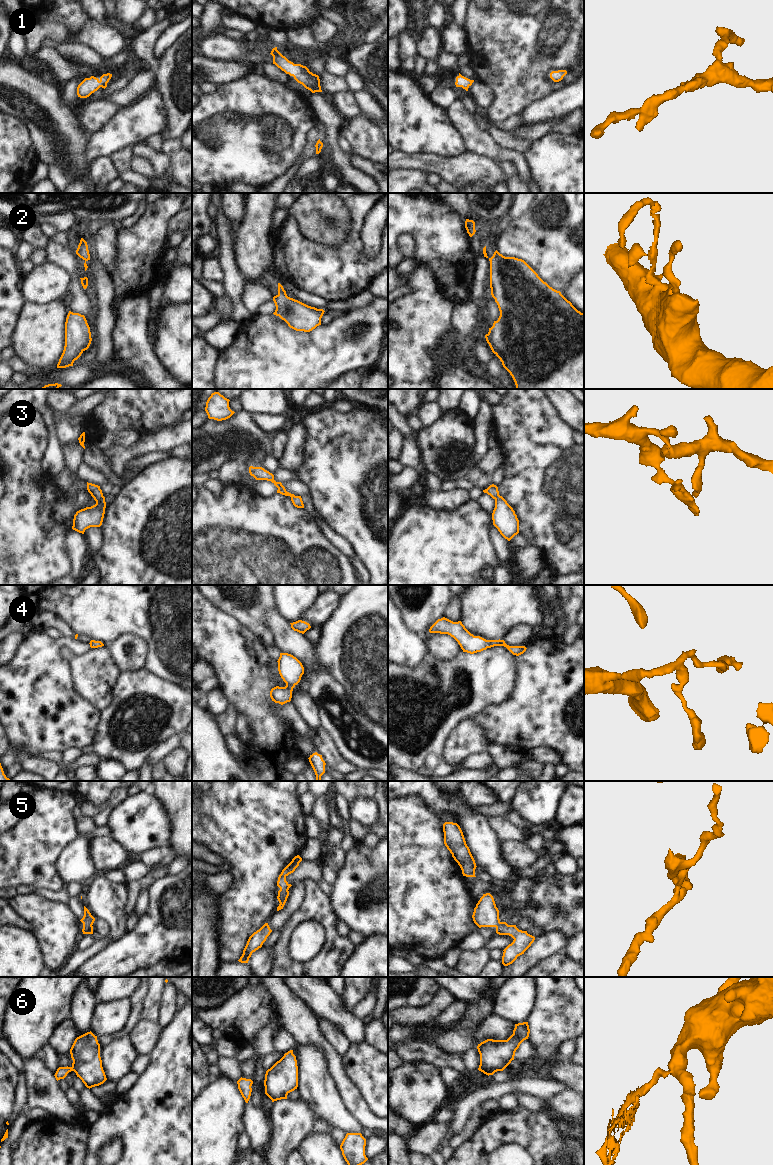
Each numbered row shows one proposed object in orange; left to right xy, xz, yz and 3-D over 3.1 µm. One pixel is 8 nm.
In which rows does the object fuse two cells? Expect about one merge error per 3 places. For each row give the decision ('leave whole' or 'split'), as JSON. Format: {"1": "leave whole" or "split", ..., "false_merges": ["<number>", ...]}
{"1": "leave whole", "2": "leave whole", "3": "leave whole", "4": "leave whole", "5": "leave whole", "6": "split", "false_merges": ["6"]}

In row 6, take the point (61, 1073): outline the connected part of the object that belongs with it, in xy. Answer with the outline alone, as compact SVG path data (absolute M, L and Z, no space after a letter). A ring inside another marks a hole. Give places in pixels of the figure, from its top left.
M59 1067L55 1073L56 1080L64 1079L69 1072L72 1071L72 1067Z

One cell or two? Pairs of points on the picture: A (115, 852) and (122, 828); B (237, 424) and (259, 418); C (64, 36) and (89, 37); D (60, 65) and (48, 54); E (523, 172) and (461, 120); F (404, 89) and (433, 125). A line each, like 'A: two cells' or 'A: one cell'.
A: two cells
B: two cells
C: one cell
D: one cell
E: one cell
F: one cell

